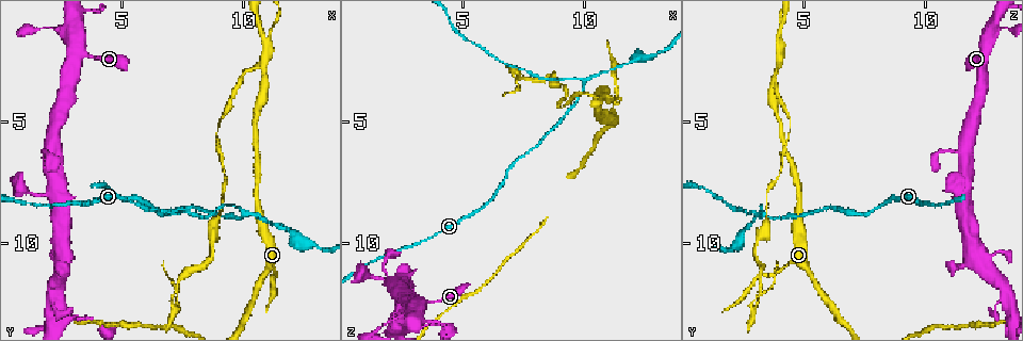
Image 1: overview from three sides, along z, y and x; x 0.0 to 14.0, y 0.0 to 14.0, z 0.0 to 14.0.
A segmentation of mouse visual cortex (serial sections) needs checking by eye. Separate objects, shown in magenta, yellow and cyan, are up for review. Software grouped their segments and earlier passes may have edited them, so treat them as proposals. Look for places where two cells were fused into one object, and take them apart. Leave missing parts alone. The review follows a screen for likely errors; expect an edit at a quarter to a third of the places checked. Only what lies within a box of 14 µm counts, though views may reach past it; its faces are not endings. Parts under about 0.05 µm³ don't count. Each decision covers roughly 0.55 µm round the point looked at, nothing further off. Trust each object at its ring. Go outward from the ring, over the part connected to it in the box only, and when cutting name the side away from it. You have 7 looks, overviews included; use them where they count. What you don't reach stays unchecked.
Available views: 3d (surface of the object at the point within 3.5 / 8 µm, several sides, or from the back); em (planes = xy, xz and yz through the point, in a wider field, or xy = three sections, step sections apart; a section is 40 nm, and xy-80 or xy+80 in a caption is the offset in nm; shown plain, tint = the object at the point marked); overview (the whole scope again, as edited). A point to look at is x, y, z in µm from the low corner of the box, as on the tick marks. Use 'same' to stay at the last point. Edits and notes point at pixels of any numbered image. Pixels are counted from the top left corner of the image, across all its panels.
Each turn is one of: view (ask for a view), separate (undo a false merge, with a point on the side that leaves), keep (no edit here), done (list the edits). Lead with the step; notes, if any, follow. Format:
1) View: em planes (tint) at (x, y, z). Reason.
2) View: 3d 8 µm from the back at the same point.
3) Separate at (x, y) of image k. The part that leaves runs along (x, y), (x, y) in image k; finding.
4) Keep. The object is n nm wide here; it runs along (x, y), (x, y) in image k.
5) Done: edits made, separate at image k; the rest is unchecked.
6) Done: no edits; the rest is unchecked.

View: em xy step 2 (tint) at (9.9, 8.8, 3.4). A fork.

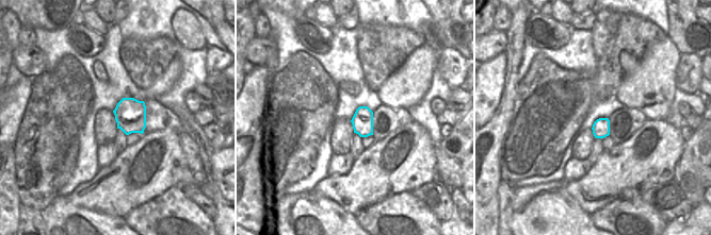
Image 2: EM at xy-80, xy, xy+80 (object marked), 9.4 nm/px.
View: 3d 3.5 µm from the back at the same point.

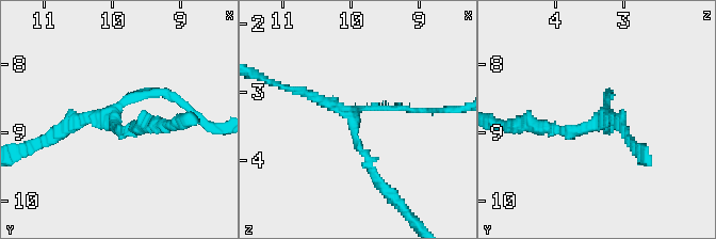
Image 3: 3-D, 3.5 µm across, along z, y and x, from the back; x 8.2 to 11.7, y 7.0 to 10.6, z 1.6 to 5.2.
Keep. It runs along (376, 178), (354, 137), (354, 117), (294, 91) in image 3; continuous, no second cell.

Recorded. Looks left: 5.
View: 3d 3.5 µm at (3.1, 1.5, 12.5). Three-way junction.

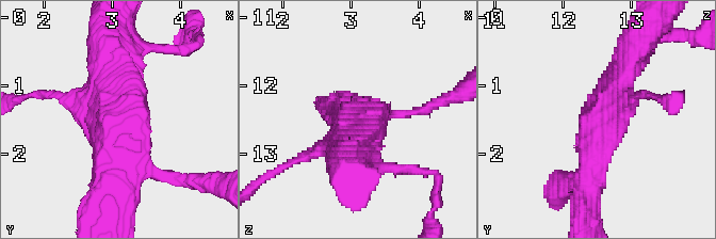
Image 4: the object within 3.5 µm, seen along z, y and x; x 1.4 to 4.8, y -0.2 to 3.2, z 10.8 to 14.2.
View: em xy step 2 (tint) at (3.15, 1.50, 12.55). Shape alone is not enough.

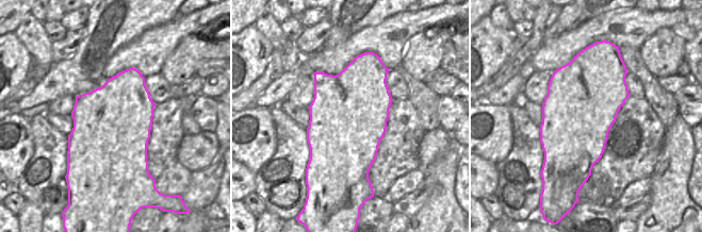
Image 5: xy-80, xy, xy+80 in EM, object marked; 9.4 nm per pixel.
View: em xy step 1 (tint) at the same point. Another direction.

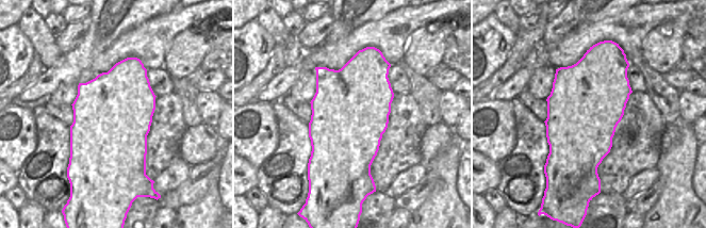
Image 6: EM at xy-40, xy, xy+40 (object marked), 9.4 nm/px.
Keep. It runs along (590, 172), (588, 143), (632, 54) in image 4; all the same cell.

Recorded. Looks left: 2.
View: 3d 3.5 µm at (10.9, 2.1, 4.1).

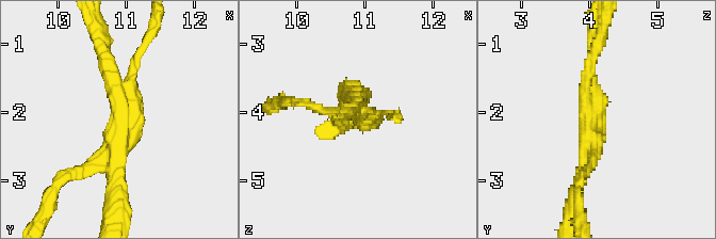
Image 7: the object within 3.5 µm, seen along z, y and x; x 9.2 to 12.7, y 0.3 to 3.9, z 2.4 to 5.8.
View: em xy step 1 (tint) at (10.95, 2.05, 4.05). 3 arms meet here; the arms are 150, 150, 200 nm wide.

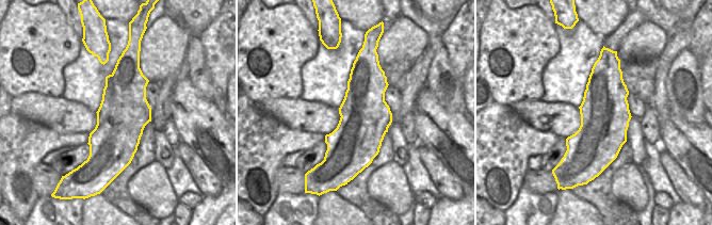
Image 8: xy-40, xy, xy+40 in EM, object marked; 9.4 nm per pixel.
Separate at (68, 172) of image 7. A second cell is stuck on.

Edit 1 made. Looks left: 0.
Done: edits made, separate at image 7; the rest is unchecked.

